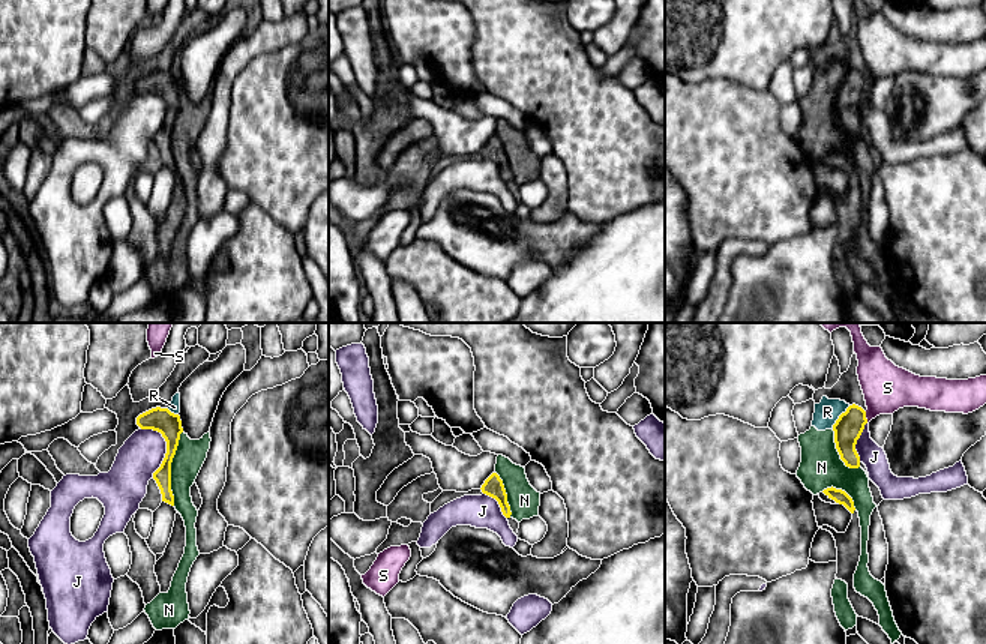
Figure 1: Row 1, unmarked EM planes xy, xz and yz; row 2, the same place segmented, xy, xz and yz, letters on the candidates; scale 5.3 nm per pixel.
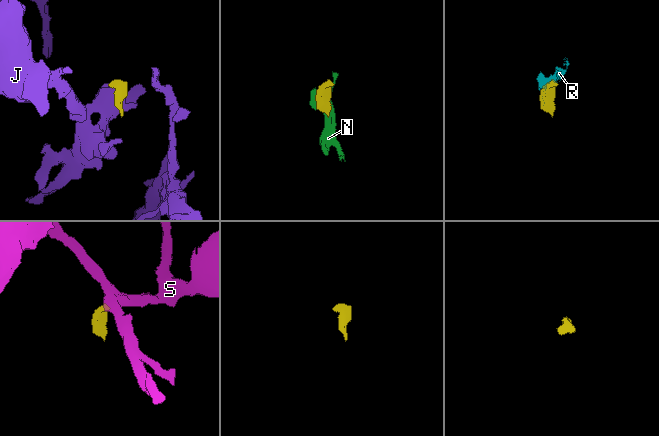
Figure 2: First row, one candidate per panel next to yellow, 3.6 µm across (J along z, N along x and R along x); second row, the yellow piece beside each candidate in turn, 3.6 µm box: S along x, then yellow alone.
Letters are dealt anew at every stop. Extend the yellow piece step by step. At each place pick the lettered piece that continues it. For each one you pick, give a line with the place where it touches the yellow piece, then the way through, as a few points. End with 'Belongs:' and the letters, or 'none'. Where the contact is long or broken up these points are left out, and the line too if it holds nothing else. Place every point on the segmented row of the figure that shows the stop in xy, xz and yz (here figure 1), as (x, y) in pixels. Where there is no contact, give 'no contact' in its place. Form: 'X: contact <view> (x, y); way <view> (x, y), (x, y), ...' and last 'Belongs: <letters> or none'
Belongs: none

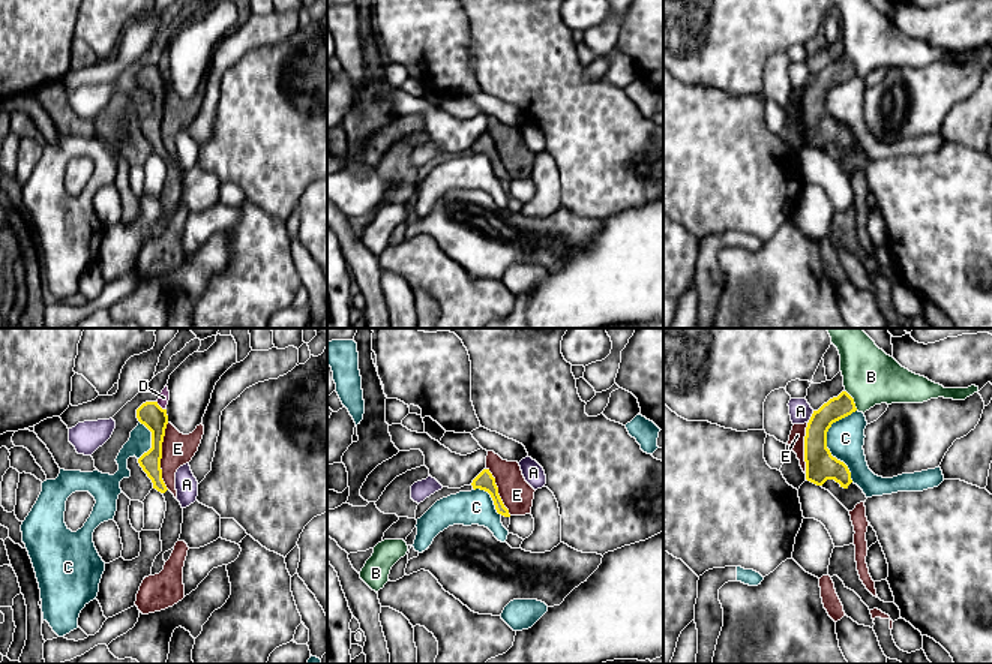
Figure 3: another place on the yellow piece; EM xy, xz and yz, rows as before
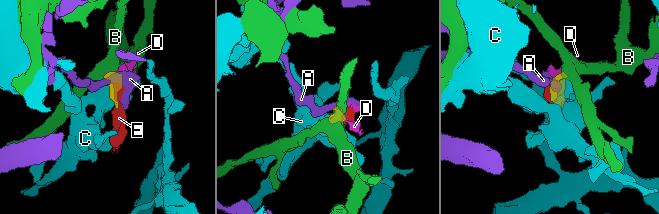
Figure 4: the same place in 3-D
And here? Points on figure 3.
Belongs: none

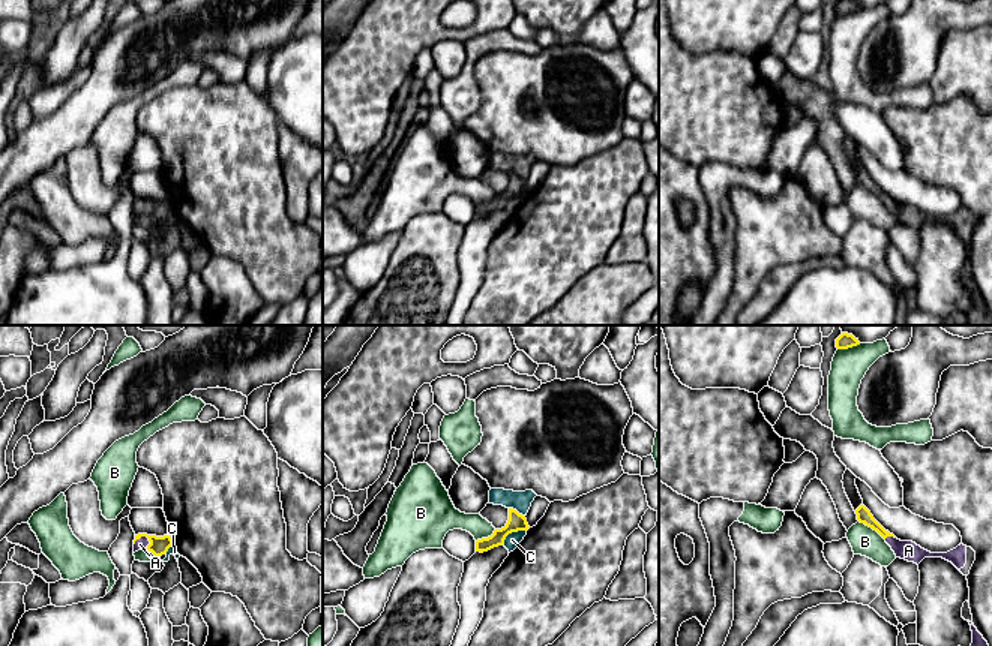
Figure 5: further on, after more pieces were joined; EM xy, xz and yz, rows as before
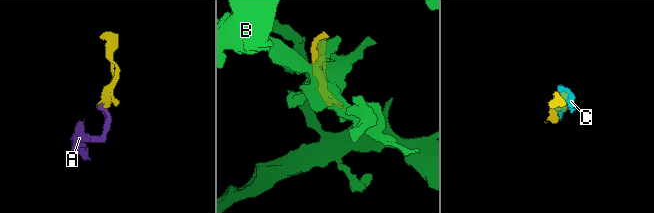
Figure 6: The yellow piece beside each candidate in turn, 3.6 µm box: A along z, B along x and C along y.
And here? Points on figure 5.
A: contact xy (141, 535); way xy (158, 546), (141, 535), (140, 544)
Belongs: A

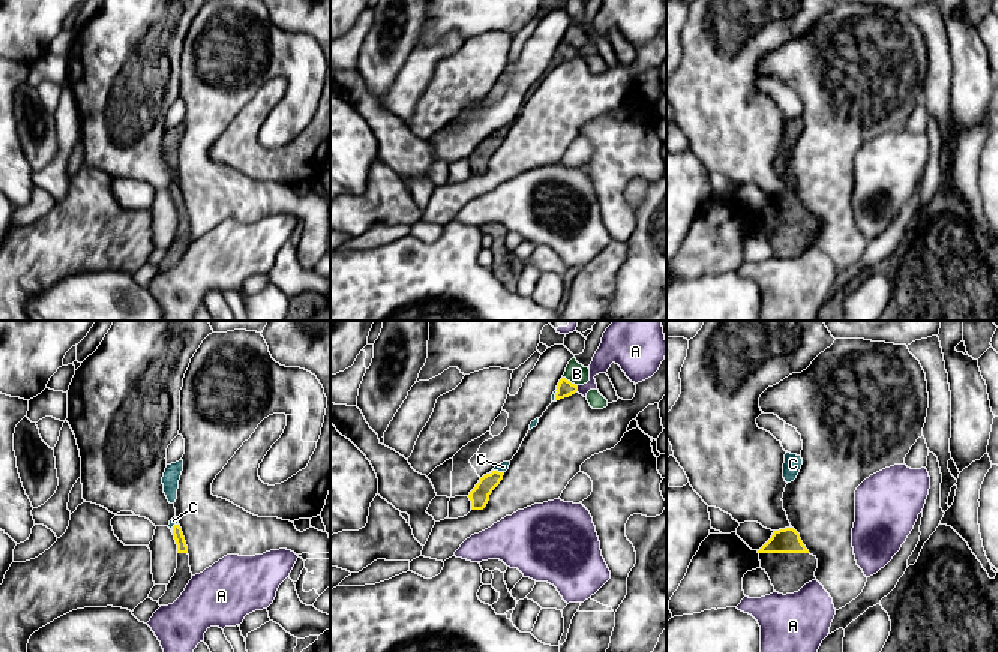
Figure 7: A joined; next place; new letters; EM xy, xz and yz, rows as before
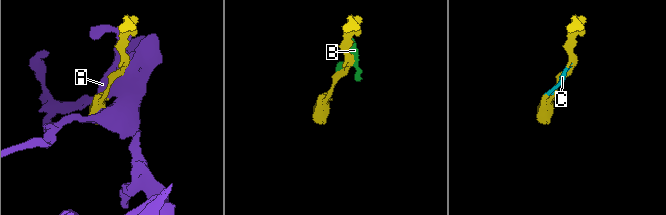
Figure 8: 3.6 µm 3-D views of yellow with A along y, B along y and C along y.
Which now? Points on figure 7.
C: contact xz (495, 471)
Belongs: C

